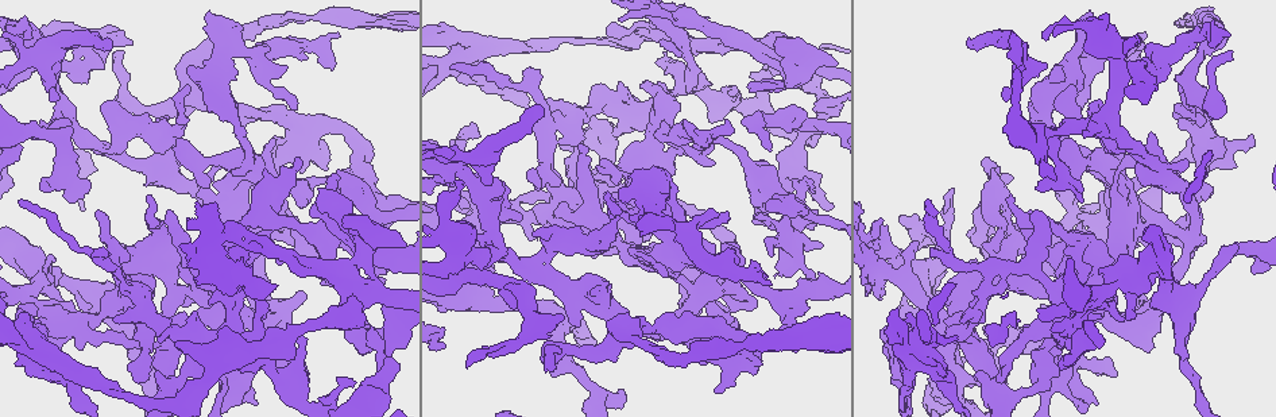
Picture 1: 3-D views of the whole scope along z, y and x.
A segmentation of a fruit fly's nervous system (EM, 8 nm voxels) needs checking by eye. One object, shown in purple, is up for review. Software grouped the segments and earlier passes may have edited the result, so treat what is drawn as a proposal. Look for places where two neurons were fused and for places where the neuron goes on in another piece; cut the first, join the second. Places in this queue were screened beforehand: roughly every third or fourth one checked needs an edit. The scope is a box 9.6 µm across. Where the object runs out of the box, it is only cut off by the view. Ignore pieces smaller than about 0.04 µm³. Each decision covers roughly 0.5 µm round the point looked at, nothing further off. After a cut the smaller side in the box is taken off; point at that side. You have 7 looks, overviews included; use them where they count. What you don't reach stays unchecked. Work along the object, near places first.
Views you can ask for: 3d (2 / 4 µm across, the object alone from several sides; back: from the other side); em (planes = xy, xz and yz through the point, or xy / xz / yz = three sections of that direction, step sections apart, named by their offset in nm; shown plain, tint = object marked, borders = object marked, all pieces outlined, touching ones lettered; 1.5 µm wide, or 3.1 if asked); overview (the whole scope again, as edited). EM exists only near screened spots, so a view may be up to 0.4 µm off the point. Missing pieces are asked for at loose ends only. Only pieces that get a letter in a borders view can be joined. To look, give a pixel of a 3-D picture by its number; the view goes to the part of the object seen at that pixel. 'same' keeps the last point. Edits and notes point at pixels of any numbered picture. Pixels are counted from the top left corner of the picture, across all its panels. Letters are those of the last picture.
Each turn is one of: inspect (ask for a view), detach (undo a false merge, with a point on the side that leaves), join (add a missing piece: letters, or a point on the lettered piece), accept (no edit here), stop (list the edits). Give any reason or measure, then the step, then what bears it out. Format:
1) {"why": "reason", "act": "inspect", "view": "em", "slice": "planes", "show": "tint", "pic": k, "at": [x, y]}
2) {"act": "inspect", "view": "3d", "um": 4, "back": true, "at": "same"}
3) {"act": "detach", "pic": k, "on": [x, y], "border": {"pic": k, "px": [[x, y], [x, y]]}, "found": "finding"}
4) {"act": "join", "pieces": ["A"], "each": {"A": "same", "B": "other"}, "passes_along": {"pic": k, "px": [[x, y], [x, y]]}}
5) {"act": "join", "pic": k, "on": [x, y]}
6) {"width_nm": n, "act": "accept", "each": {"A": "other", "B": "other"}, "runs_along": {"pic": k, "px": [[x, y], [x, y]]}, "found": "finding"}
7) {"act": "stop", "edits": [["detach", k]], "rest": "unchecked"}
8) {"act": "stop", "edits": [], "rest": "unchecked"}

{"act": "inspect", "view": "em", "slice": "planes", "show": "borders", "pic": 1, "at": [29, 315]}

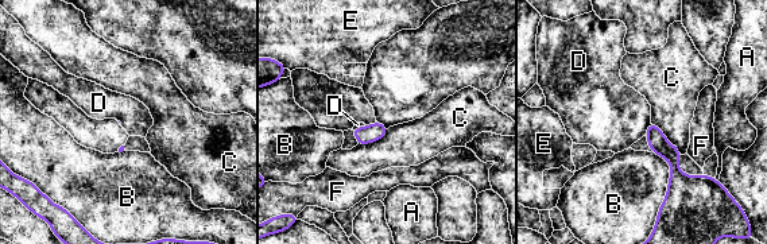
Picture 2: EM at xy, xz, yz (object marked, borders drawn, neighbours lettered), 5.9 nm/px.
{"longest_contact_nm": ["B", 400], "act": "accept", "each": {"A": "other", "B": "other", "C": "other", "D": "other", "E": "other", "F": "other"}, "border": {"pic": 2, "px": [[376, 120], [387, 128]]}, "found": "none of them fits"}

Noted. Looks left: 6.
{"why": "three-way junction", "act": "inspect", "view": "3d", "um": 2, "pic": 1, "at": [660, 216]}

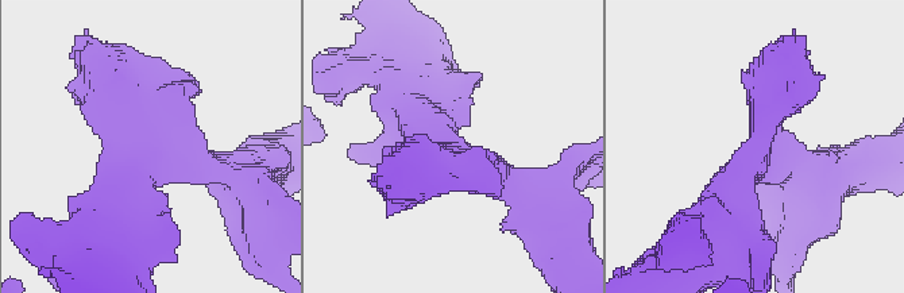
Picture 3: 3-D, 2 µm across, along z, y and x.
{"why": "shape alone is not enough", "act": "inspect", "view": "em", "slice": "yz", "step": 8, "show": "tint", "pic": 3, "at": [138, 164]}

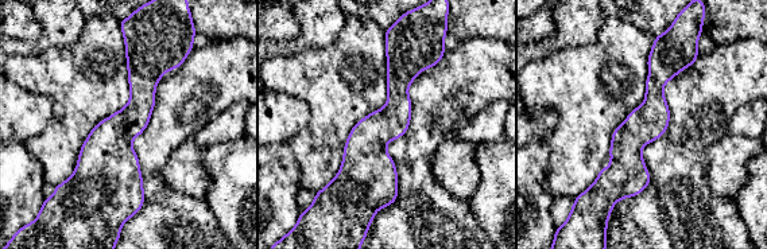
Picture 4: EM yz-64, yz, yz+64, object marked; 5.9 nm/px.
{"why": "another direction", "act": "inspect", "view": "em", "slice": "planes", "show": "borders", "at": "same"}

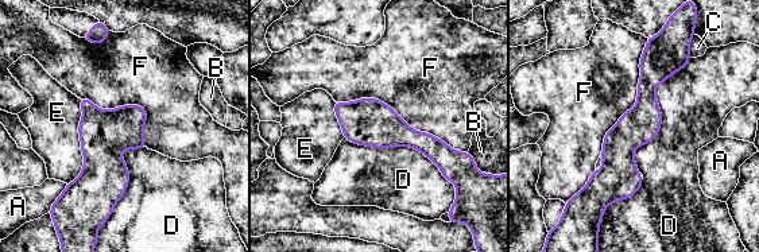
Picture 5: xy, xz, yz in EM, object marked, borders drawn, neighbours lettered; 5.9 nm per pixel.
{"width_nm": 220, "act": "accept", "each": {"A": "other", "B": "other", "C": "other", "D": "other", "E": "other", "F": "other"}, "runs_along": {"pic": 5, "px": [[653, 45], [607, 198]]}, "found": "continuous, no second neuron"}

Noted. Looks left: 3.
{"why": "free end", "act": "inspect", "view": "3d", "um": 2, "pic": 1, "at": [778, 273]}

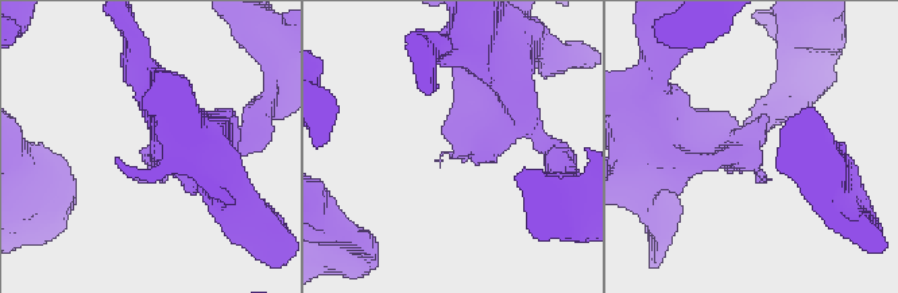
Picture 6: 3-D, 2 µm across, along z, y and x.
{"why": "now the EM", "act": "inspect", "view": "em", "slice": "xz", "step": 8, "show": "tint", "pic": 6, "at": [764, 181]}

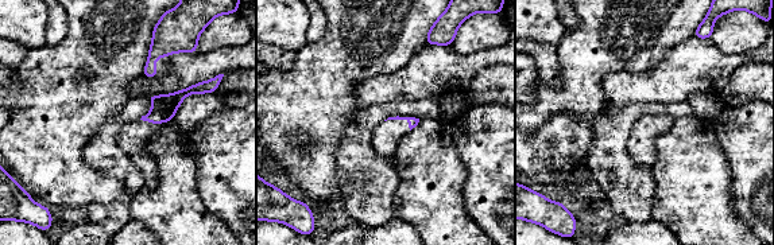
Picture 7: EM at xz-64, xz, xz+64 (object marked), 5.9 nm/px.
{"why": "cut it another way", "act": "inspect", "view": "em", "slice": "planes", "show": "borders", "at": "same"}

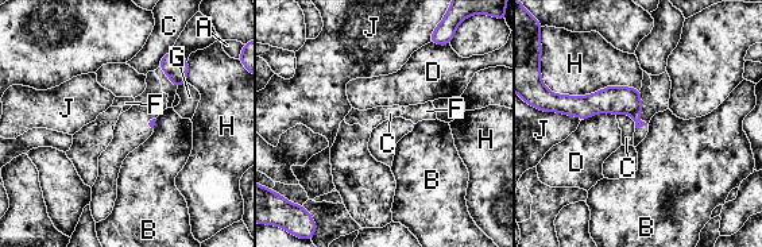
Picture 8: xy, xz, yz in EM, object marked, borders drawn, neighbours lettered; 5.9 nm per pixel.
{"act": "accept", "each": {"A": "other", "B": "other", "C": "other", "D": "other", "F": "other", "G": "other", "H": "other", "J": "other"}, "border": {"pic": 8, "px": [[615, 115], [629, 114], [635, 127]]}, "found": "no lettered piece goes on from it"}

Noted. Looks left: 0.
{"act": "stop", "edits": [], "rest": "unchecked"}

